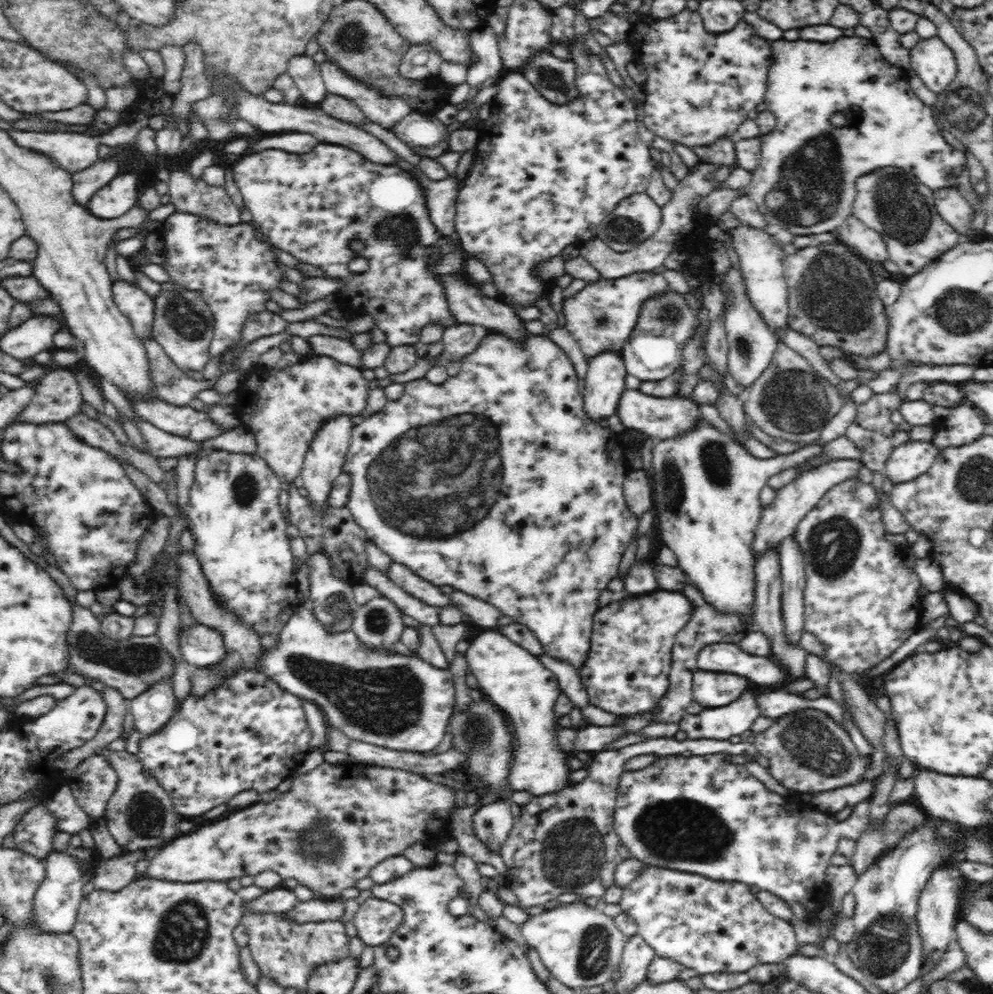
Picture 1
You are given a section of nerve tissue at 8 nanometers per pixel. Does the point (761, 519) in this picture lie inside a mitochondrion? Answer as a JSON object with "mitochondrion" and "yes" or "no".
{"mitochondrion":"no"}

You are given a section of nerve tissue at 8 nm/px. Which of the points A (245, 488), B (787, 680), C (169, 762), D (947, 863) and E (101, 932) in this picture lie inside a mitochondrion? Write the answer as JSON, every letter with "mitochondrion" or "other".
{"A":"mitochondrion","B":"other","C":"other","D":"other","E":"other"}

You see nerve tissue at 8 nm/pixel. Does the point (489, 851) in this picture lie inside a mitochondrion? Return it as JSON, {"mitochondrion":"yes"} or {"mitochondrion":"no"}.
{"mitochondrion":"no"}

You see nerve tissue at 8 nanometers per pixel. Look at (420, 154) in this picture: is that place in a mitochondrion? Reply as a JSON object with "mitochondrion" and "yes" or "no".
{"mitochondrion":"no"}

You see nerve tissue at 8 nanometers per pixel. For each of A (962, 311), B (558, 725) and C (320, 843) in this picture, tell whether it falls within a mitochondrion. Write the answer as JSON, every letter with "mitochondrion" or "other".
{"A":"mitochondrion","B":"other","C":"mitochondrion"}

